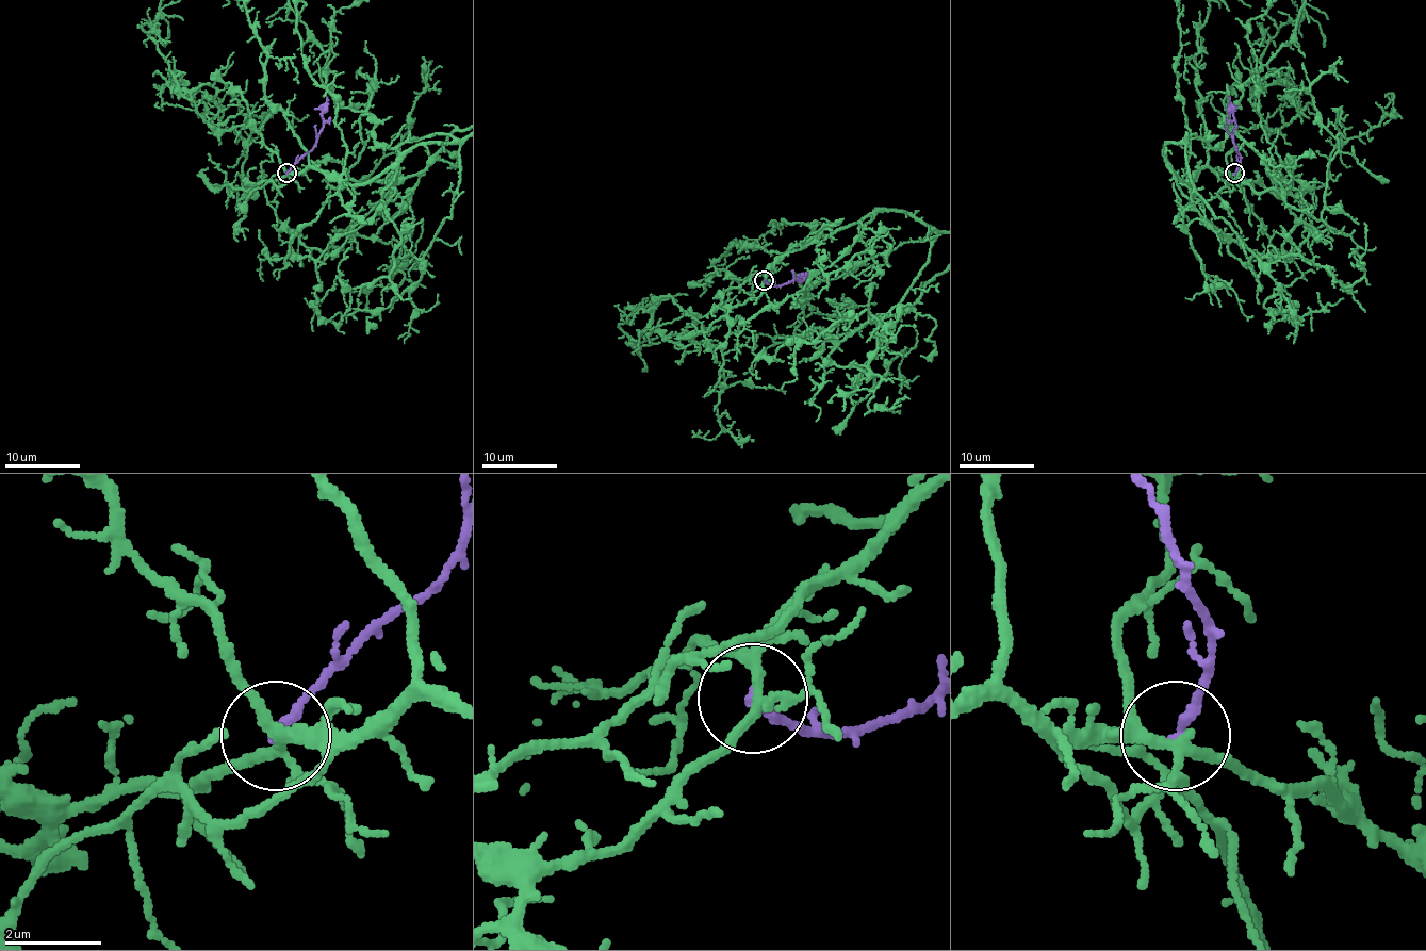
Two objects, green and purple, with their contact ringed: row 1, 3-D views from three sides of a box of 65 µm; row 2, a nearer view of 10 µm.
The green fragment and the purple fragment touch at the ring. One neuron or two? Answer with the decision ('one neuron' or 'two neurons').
one neuron

